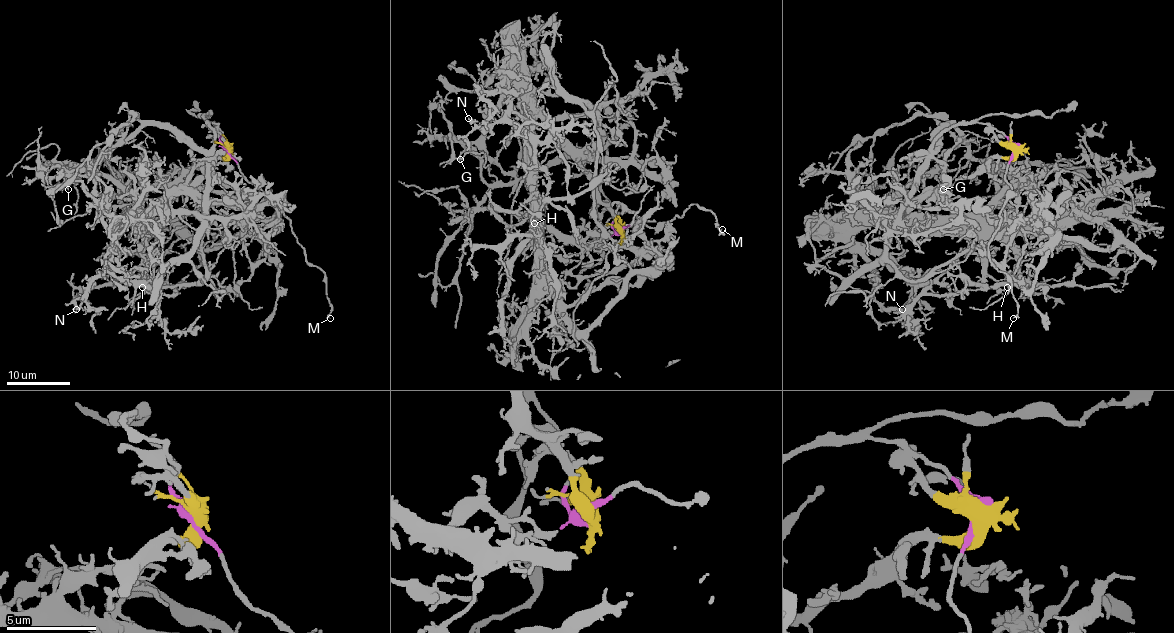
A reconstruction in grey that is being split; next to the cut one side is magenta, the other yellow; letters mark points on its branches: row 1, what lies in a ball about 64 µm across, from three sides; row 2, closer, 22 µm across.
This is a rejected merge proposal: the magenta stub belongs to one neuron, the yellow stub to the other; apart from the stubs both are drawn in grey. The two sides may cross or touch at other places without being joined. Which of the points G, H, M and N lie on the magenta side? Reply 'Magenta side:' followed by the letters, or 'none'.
Magenta side: M

